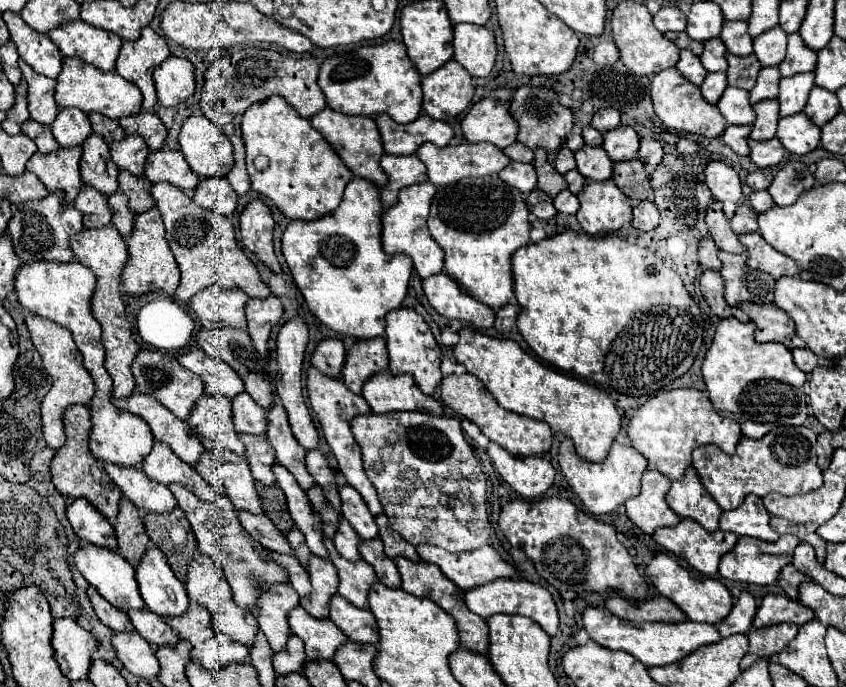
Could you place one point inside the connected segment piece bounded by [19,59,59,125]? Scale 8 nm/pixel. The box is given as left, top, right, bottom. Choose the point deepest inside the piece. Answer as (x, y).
(42, 106)

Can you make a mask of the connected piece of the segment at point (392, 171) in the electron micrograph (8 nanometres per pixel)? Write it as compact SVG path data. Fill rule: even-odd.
M383 155L381 157L381 167L389 175L389 183L381 191L381 201L383 207L389 209L391 205L397 203L397 195L403 187L409 187L413 183L423 183L427 181L427 169L419 161L417 155Z

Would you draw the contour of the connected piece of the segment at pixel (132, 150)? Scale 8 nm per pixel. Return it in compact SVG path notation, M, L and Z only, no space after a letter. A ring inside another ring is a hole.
M127 135L123 141L111 141L109 153L119 169L127 169L137 177L143 177L143 165L149 155L149 147L143 137Z

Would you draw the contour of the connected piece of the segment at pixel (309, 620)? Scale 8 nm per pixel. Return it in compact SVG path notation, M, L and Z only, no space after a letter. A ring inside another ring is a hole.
M299 605L289 611L287 619L291 633L303 639L307 659L333 659L337 647L347 639L341 635L341 629L337 629L337 625L333 625L329 619L315 619Z

